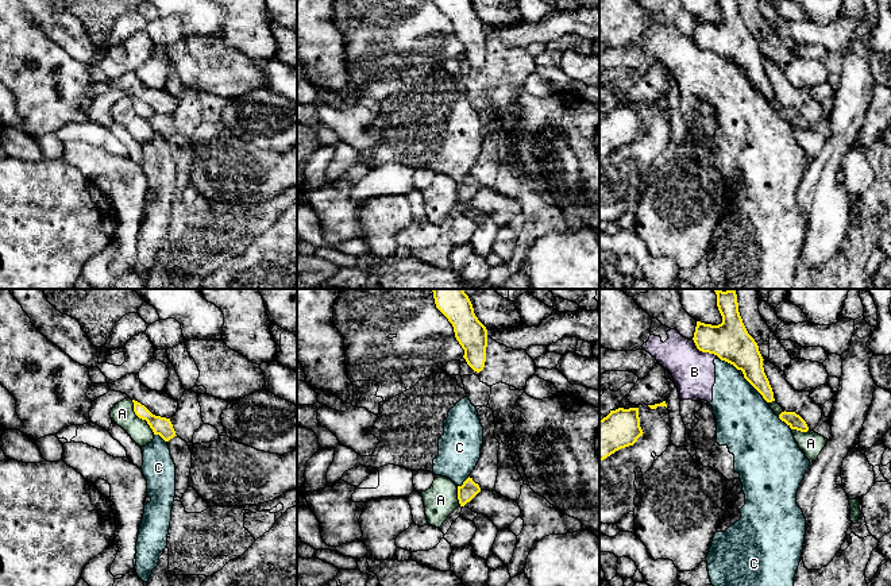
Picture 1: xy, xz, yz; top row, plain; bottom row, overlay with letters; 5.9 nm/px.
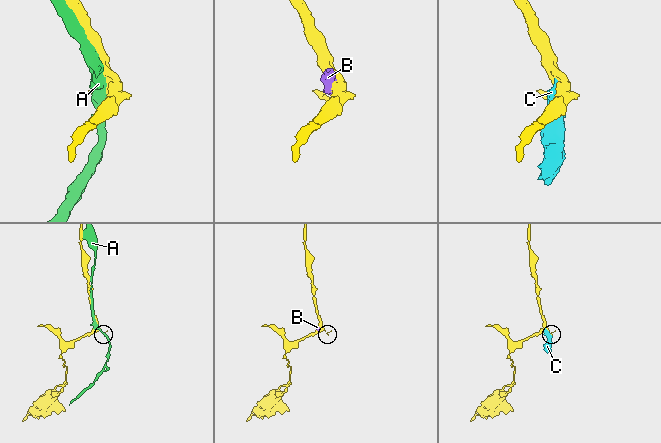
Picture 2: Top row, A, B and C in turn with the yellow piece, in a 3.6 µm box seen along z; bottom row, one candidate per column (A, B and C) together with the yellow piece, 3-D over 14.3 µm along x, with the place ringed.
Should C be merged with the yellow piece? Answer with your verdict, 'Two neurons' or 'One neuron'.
Two neurons

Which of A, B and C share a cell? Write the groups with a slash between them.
A / B C

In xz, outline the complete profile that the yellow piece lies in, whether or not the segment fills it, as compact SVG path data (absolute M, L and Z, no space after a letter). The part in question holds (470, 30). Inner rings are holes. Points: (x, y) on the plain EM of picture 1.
M435 0L454 24L455 35L464 47L463 55L477 70L486 59L487 27L474 11L471 0Z

